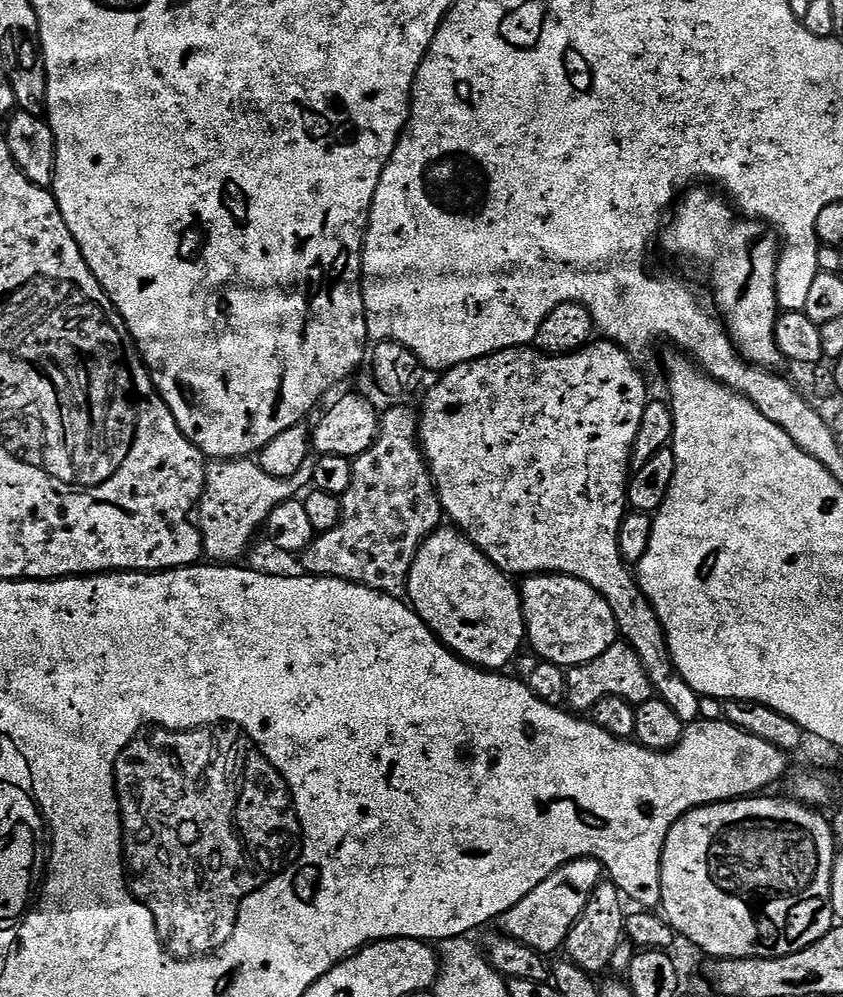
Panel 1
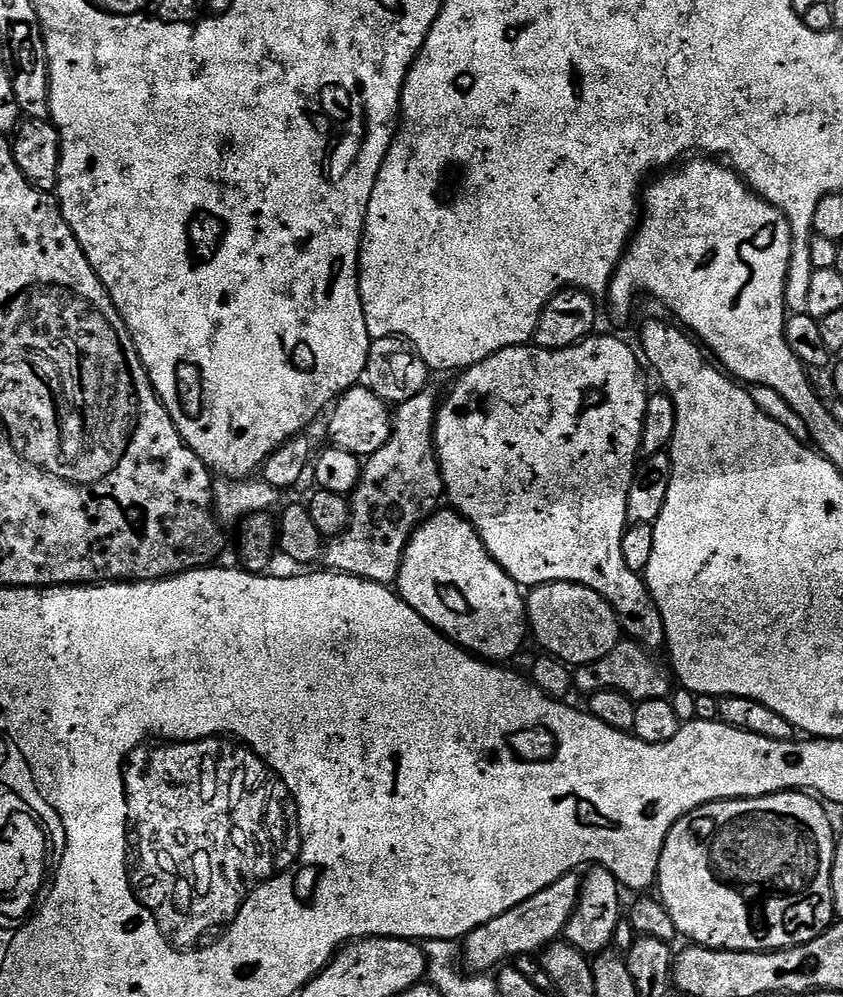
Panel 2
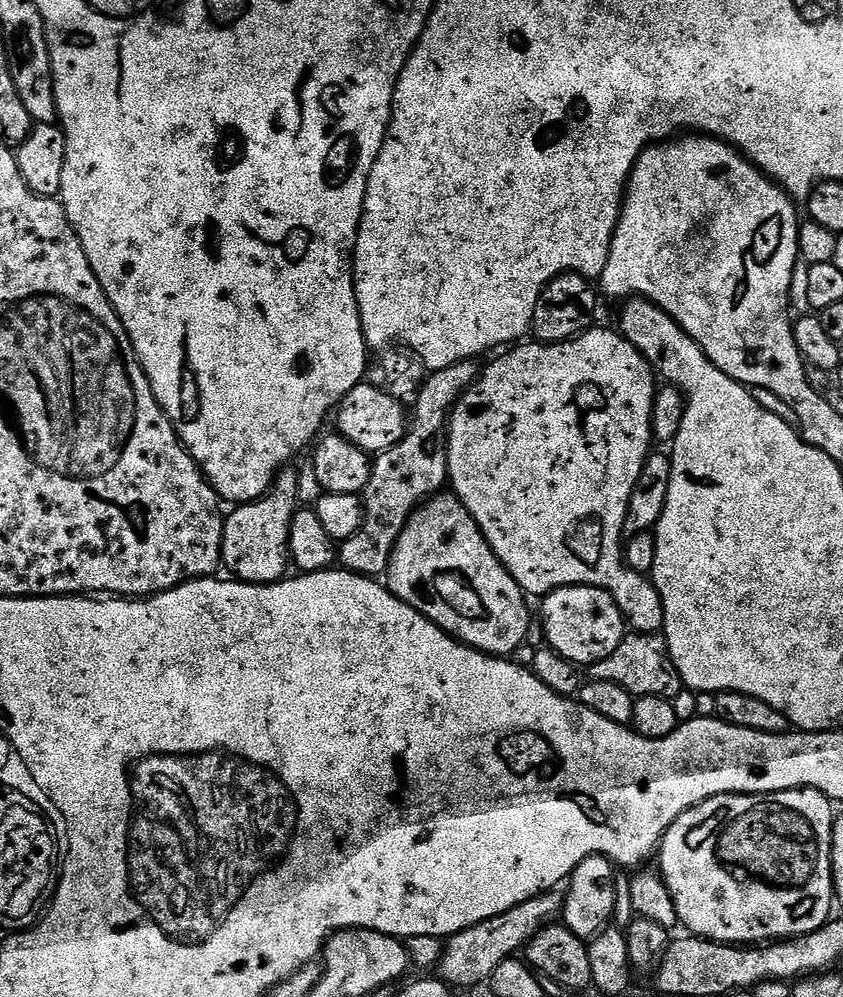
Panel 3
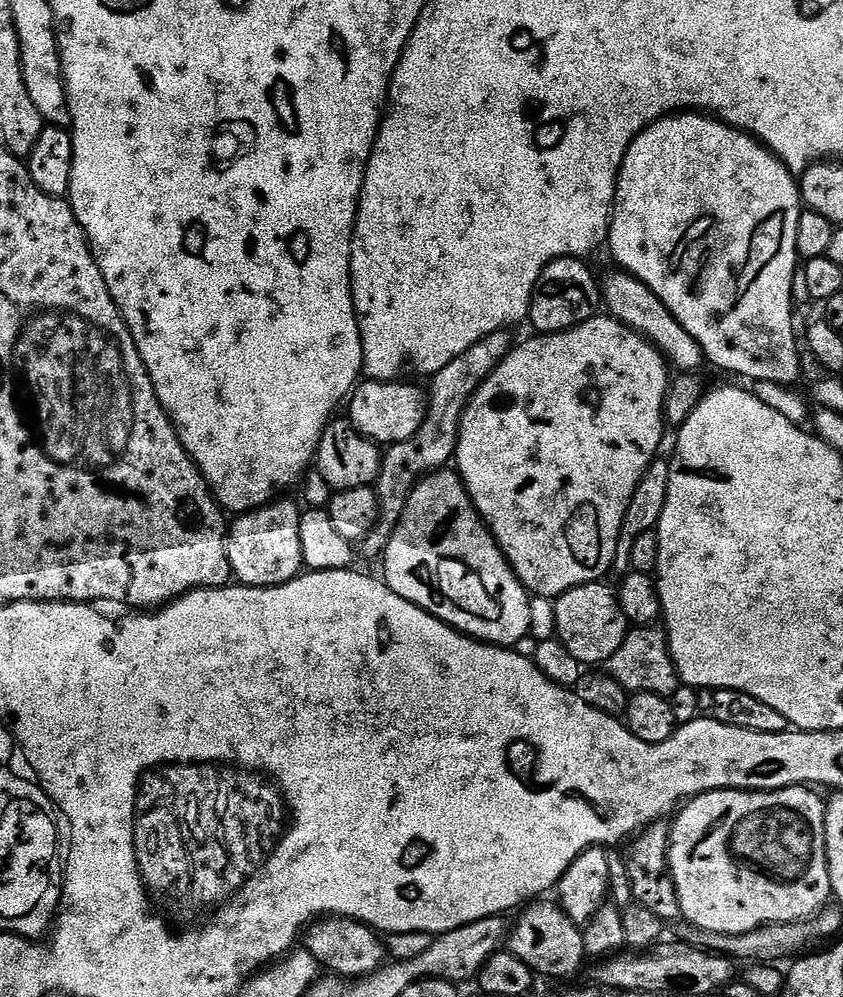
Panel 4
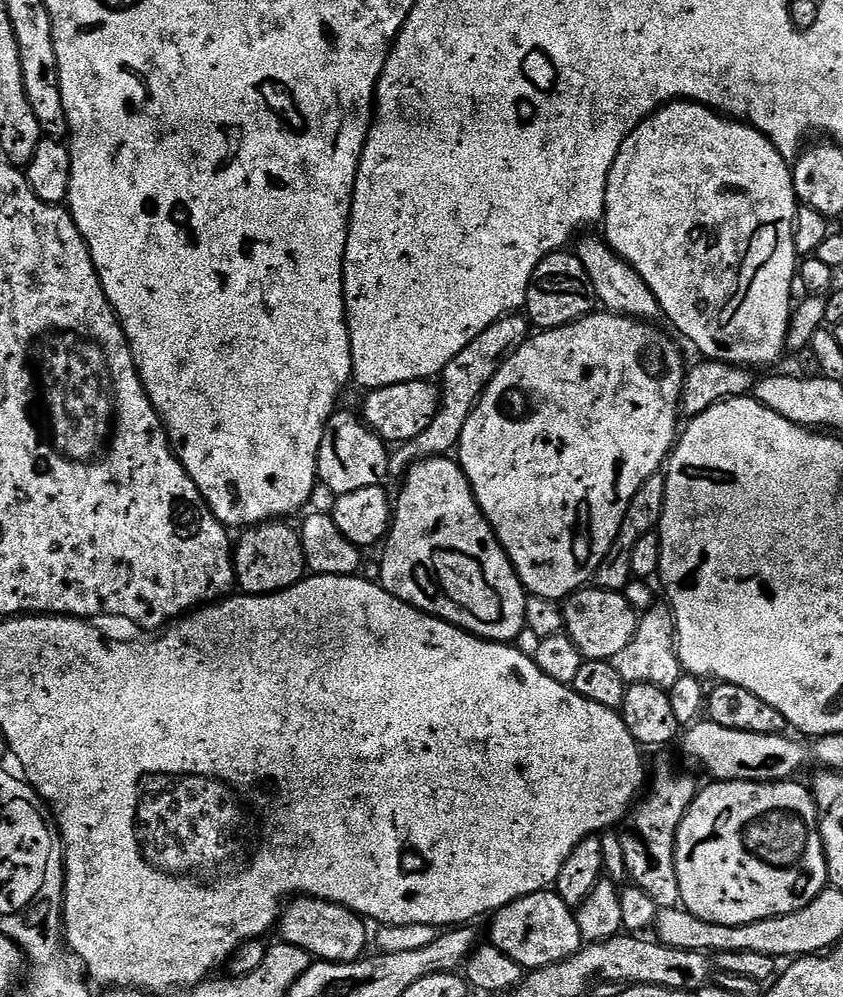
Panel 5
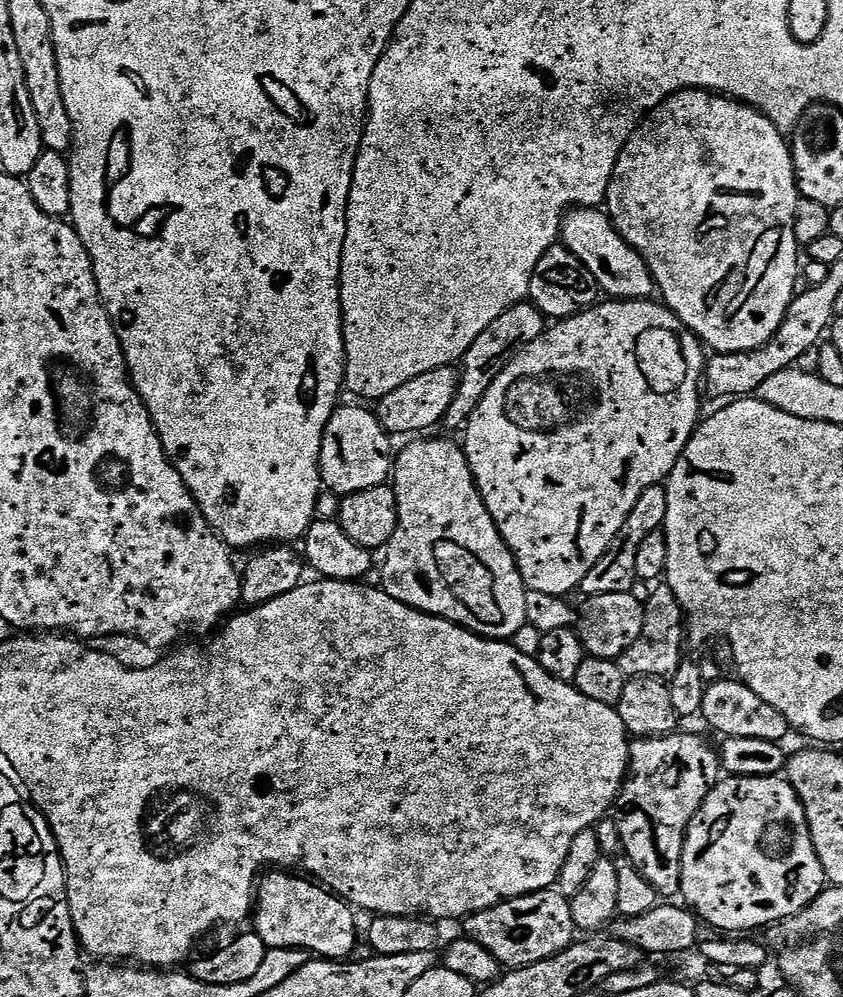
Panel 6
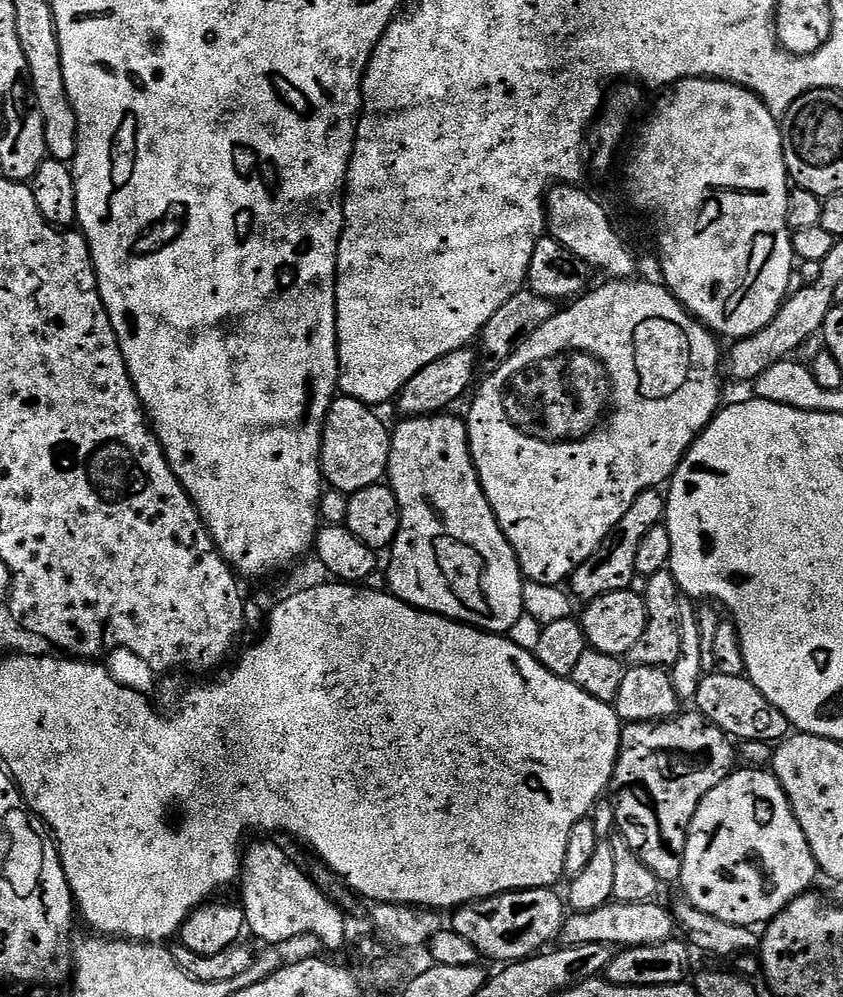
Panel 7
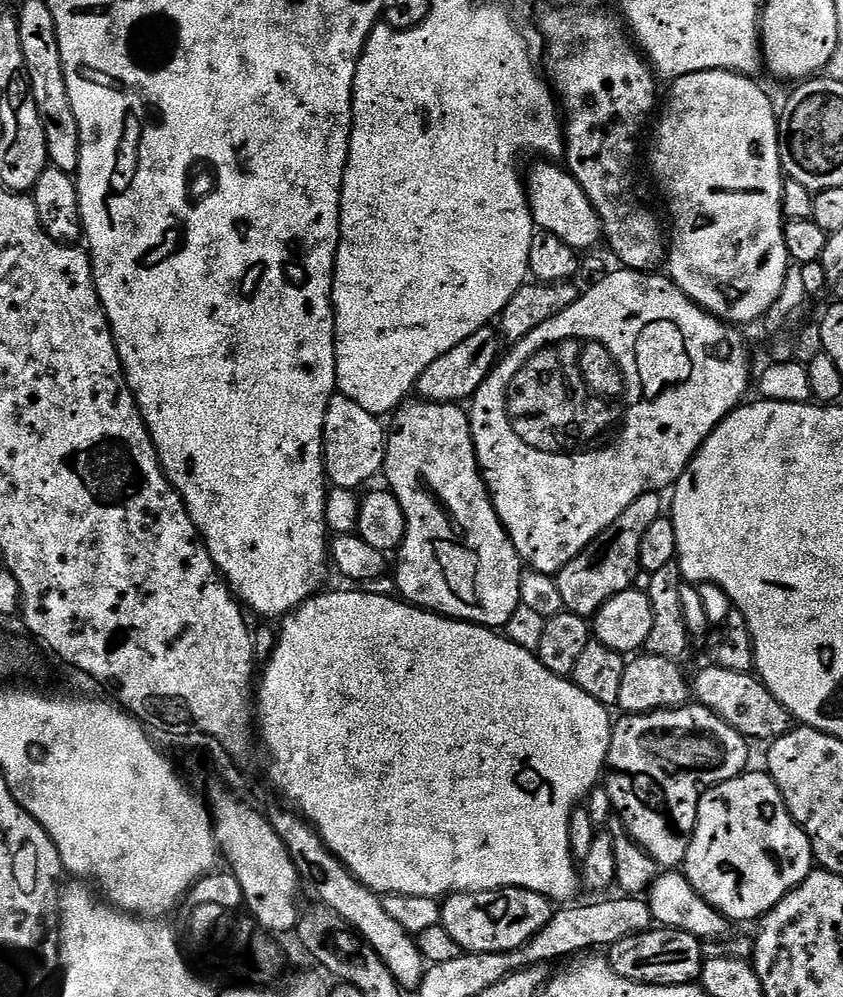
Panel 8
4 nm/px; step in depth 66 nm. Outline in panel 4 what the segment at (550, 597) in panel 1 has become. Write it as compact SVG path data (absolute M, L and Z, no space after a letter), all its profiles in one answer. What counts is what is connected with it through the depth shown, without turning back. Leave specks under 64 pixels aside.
M604 582L579 584L577 588L571 588L570 591L562 593L554 600L556 613L555 639L564 644L566 650L570 650L570 654L574 654L574 658L578 658L581 665L584 666L588 666L588 664L603 665L607 662L610 654L614 654L614 650L618 650L618 646L622 646L622 642L630 630L628 613L624 611L621 597L616 597L606 585L607 583Z

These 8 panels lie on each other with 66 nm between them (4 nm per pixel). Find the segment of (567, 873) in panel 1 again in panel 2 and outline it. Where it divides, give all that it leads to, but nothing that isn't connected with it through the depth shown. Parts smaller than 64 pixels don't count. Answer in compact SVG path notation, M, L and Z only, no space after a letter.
M576 874L558 878L558 882L534 894L534 898L526 898L526 902L506 910L506 914L478 926L469 936L463 937L463 967L472 974L488 974L499 969L505 962L543 953L548 945L557 943L563 937L572 911L576 909L580 897L580 881L581 877Z

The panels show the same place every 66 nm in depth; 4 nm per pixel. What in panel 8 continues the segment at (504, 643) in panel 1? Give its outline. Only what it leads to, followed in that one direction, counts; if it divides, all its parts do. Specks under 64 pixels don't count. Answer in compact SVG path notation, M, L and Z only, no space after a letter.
M412 398L401 404L391 417L392 428L390 424L386 432L382 476L388 479L387 487L398 498L408 519L404 542L398 549L397 560L394 560L396 592L418 608L439 612L452 620L465 620L468 624L500 630L522 605L522 561L492 505L492 496L476 461L472 421L469 413L462 409L460 404L435 404Z

